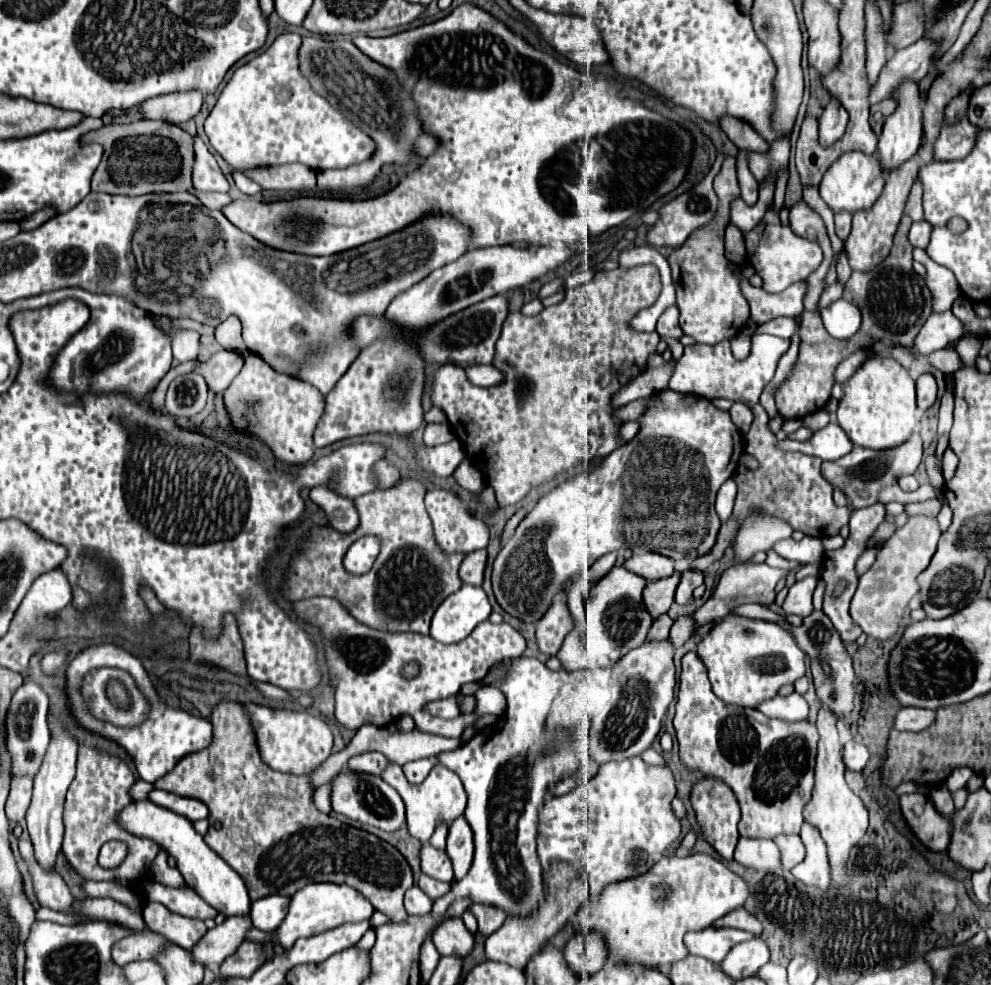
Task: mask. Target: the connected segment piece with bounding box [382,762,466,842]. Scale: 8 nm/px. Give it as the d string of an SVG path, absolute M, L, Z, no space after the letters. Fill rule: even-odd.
M388 764L386 770L382 772L382 780L388 782L404 800L406 804L406 816L408 816L408 830L412 836L416 836L418 840L422 842L428 842L430 836L434 834L436 826L440 822L446 822L450 824L454 818L462 816L464 814L464 808L466 808L466 792L464 792L464 786L460 782L460 778L452 772L452 770L446 770L444 766L436 766L428 778L420 784L410 784L406 778L404 778L404 772L398 764Z

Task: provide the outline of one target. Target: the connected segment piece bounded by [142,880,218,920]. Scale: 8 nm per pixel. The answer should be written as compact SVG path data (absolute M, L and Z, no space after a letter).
M150 880L142 882L142 886L144 886L144 898L146 900L160 902L176 914L182 914L188 918L198 918L198 920L214 918L218 914L206 900L202 900L188 886L186 888L168 888L164 884L150 882Z

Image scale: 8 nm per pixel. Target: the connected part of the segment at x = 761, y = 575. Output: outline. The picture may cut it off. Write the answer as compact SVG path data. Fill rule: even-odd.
M744 562L742 566L732 566L726 570L726 574L720 576L714 594L706 600L706 604L702 608L698 608L694 612L694 618L700 624L704 624L706 620L716 620L716 618L724 618L726 614L730 614L736 606L746 604L746 602L758 602L758 604L772 604L774 602L774 594L776 594L776 584L787 576L789 571L772 568L762 562L762 564L754 564L754 562Z

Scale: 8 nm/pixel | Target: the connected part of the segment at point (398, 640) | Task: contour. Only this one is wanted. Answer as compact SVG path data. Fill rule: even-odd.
M314 596L314 598L298 600L298 602L292 602L292 610L296 612L298 618L302 618L308 624L312 624L322 634L324 656L326 656L326 666L328 666L328 674L330 674L330 686L332 686L334 698L336 698L336 720L348 730L358 730L365 724L387 727L390 722L398 720L400 716L410 714L414 718L414 722L416 722L416 728L420 728L422 732L448 736L448 738L460 738L464 728L468 728L468 726L474 727L476 720L480 716L484 716L484 714L496 714L496 716L504 714L506 698L499 689L488 685L482 686L474 694L477 702L474 712L458 716L454 720L442 720L442 718L434 718L434 716L426 714L424 712L424 704L428 704L432 700L448 698L452 694L458 694L462 684L466 684L466 682L480 682L486 676L486 672L496 662L500 662L504 658L518 658L526 650L524 636L518 630L514 630L510 624L506 624L506 622L492 624L492 622L486 620L486 622L482 622L482 626L478 626L478 630L474 630L474 634L470 634L470 638L466 638L466 642L458 642L458 644L446 646L442 642L434 642L434 638L430 638L430 636L390 634L390 632L372 630L372 628L356 622L348 614L348 610L342 608L342 604L332 600L332 598ZM410 660L416 660L420 664L420 674L414 680L404 680L400 676L400 670Z

